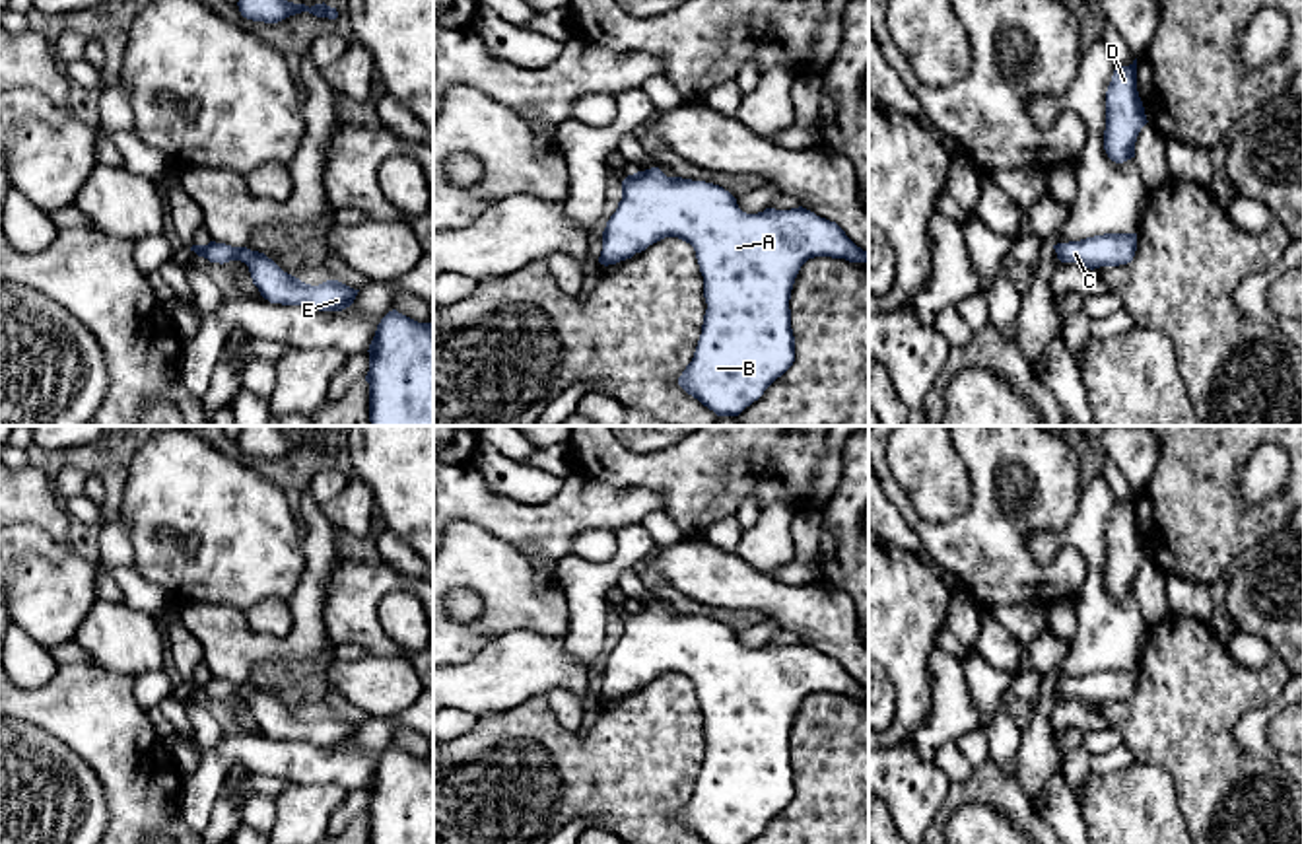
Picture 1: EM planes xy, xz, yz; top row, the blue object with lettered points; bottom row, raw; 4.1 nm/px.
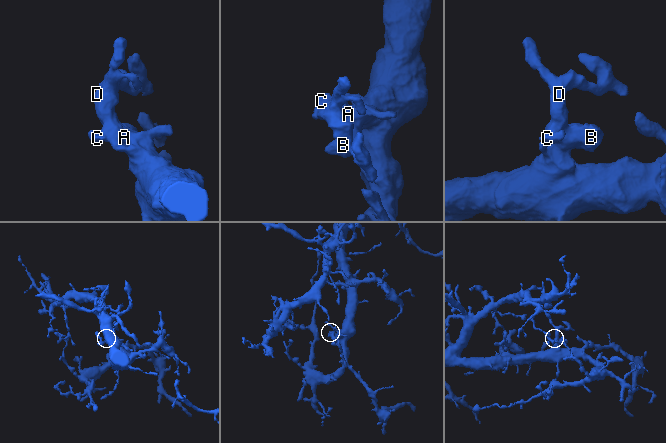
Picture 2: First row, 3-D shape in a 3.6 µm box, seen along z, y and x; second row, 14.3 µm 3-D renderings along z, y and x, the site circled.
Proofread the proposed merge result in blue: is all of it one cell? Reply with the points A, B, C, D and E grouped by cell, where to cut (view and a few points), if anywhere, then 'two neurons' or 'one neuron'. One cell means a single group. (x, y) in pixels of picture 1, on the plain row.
groups A B C D E; cut none; one neuron

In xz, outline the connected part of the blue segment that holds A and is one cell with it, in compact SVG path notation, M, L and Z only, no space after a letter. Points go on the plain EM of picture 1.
M659 603L628 611L622 616L622 636L602 667L599 698L608 702L632 694L665 673L690 679L703 712L707 745L702 770L678 821L707 844L746 844L793 801L789 735L795 714L808 694L869 696L869 688L836 657L803 642L746 650L729 626L713 618L667 613Z

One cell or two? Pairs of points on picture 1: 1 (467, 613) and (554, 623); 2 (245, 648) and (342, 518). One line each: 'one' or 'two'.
1: two
2: two

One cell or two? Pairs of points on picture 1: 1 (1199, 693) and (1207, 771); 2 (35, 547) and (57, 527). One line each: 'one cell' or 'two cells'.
1: one cell
2: two cells

